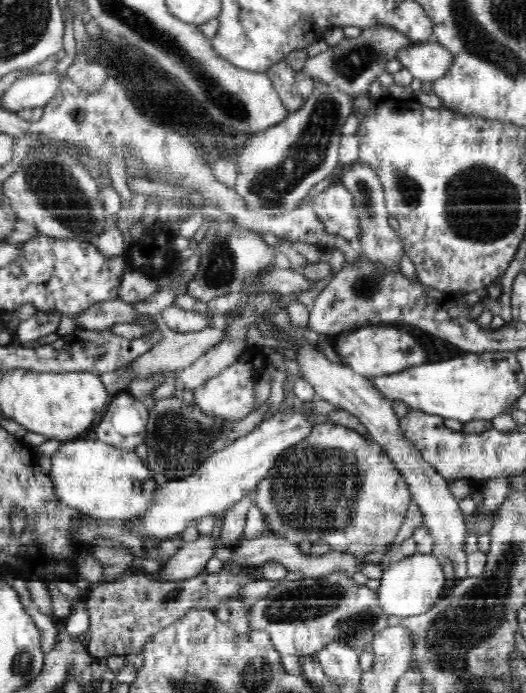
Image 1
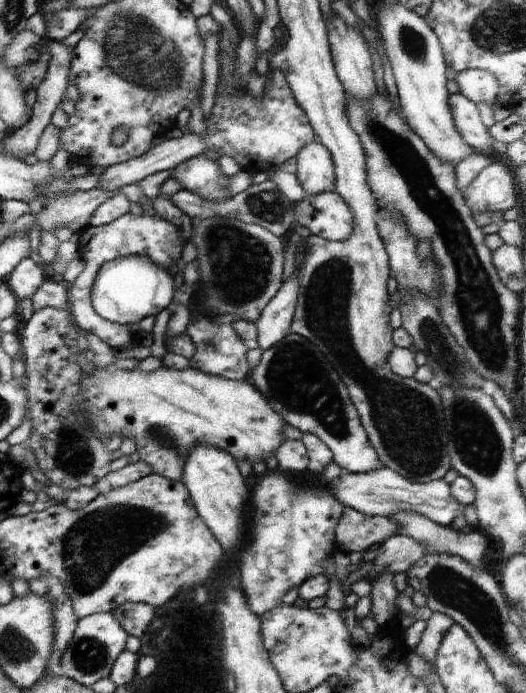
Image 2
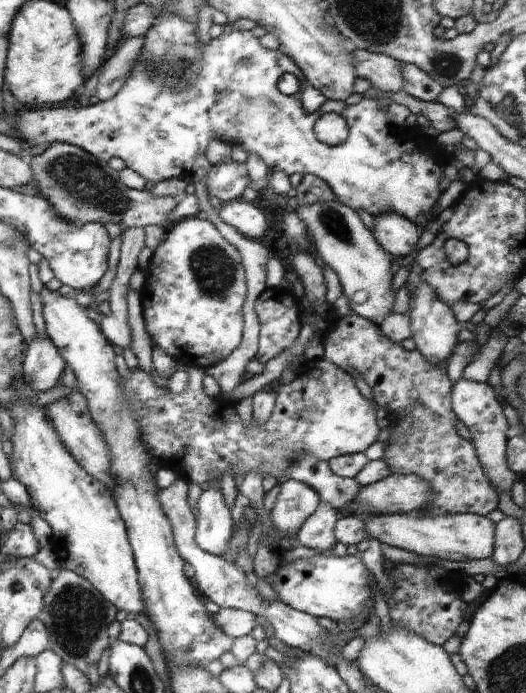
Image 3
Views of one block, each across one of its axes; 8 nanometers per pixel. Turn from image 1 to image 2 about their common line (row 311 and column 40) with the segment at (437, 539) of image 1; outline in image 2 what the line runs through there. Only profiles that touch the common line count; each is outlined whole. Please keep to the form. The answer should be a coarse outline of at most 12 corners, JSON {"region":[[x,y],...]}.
{"region":[[24,258],[7,284],[18,300],[32,298],[42,270]]}

